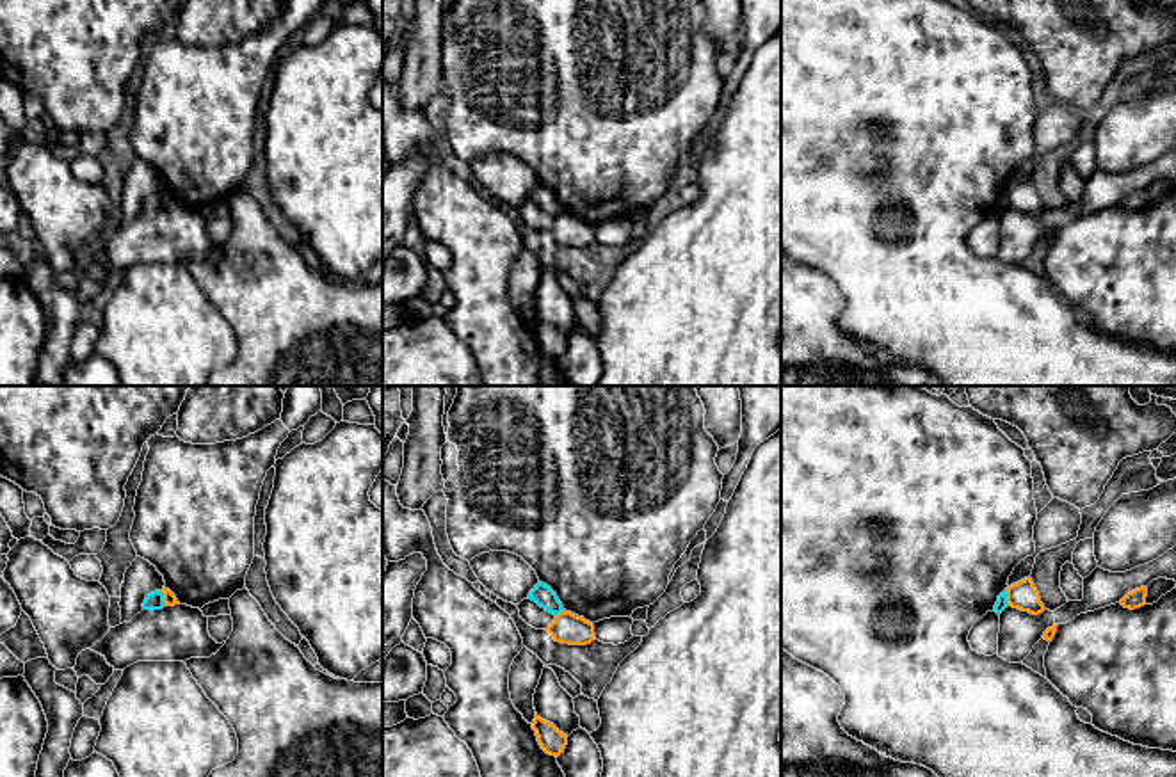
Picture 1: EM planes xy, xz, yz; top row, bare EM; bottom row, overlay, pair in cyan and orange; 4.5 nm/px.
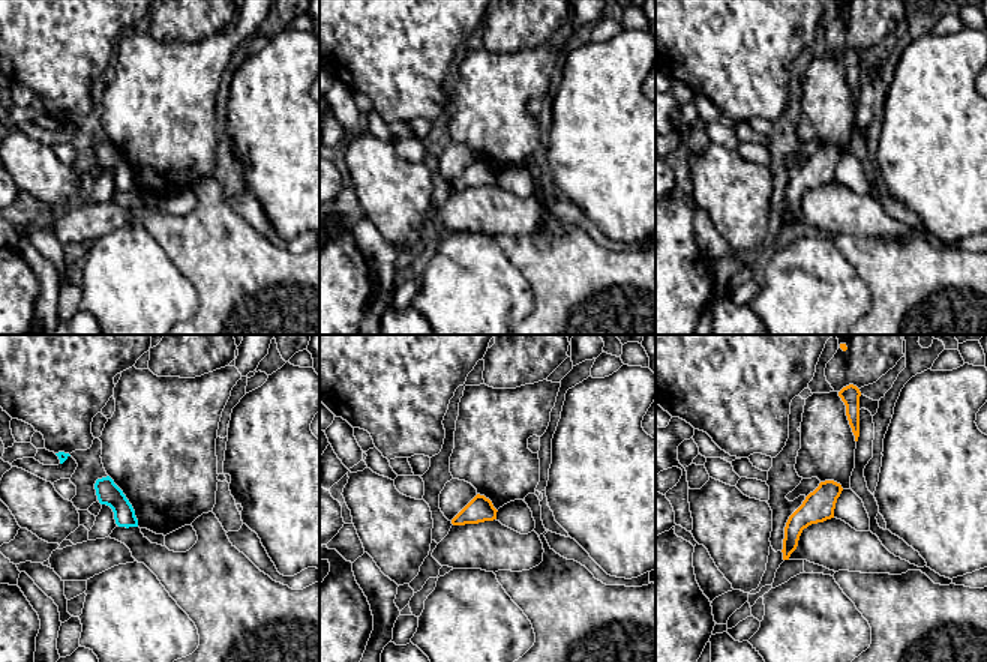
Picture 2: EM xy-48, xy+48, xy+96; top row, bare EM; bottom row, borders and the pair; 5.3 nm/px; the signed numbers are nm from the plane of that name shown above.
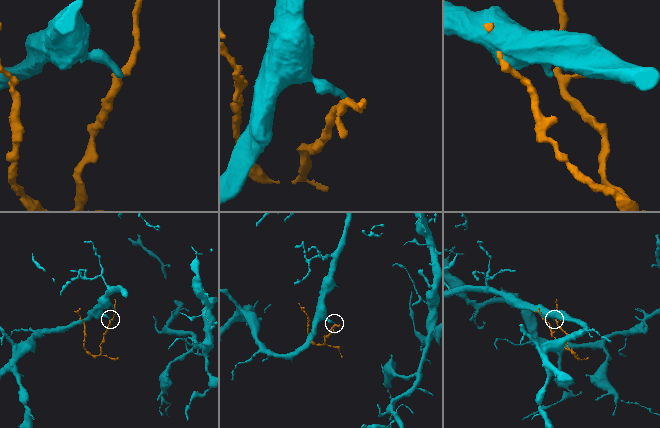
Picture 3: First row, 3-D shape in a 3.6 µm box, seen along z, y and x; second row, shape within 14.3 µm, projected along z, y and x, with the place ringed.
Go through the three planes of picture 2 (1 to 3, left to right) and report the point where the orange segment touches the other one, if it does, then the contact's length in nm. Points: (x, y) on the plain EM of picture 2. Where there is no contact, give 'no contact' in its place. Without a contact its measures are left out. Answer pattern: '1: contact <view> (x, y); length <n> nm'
1: no contact
2: no contact
3: no contact

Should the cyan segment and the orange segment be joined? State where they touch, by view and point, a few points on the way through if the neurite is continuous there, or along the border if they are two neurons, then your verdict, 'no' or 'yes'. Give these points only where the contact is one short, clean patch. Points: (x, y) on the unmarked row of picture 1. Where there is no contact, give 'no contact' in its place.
contact xy (162, 200); border xy (161, 192), (166, 207); no

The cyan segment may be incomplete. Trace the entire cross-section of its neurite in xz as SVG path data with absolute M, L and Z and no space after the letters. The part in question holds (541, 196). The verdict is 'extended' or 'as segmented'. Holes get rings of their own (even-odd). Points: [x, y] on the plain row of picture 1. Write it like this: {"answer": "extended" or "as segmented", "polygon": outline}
{"answer": "as segmented", "polygon": "M541 183L530 192L528 201L536 203L541 210L553 217L564 213L564 208L559 203L557 196Z"}

